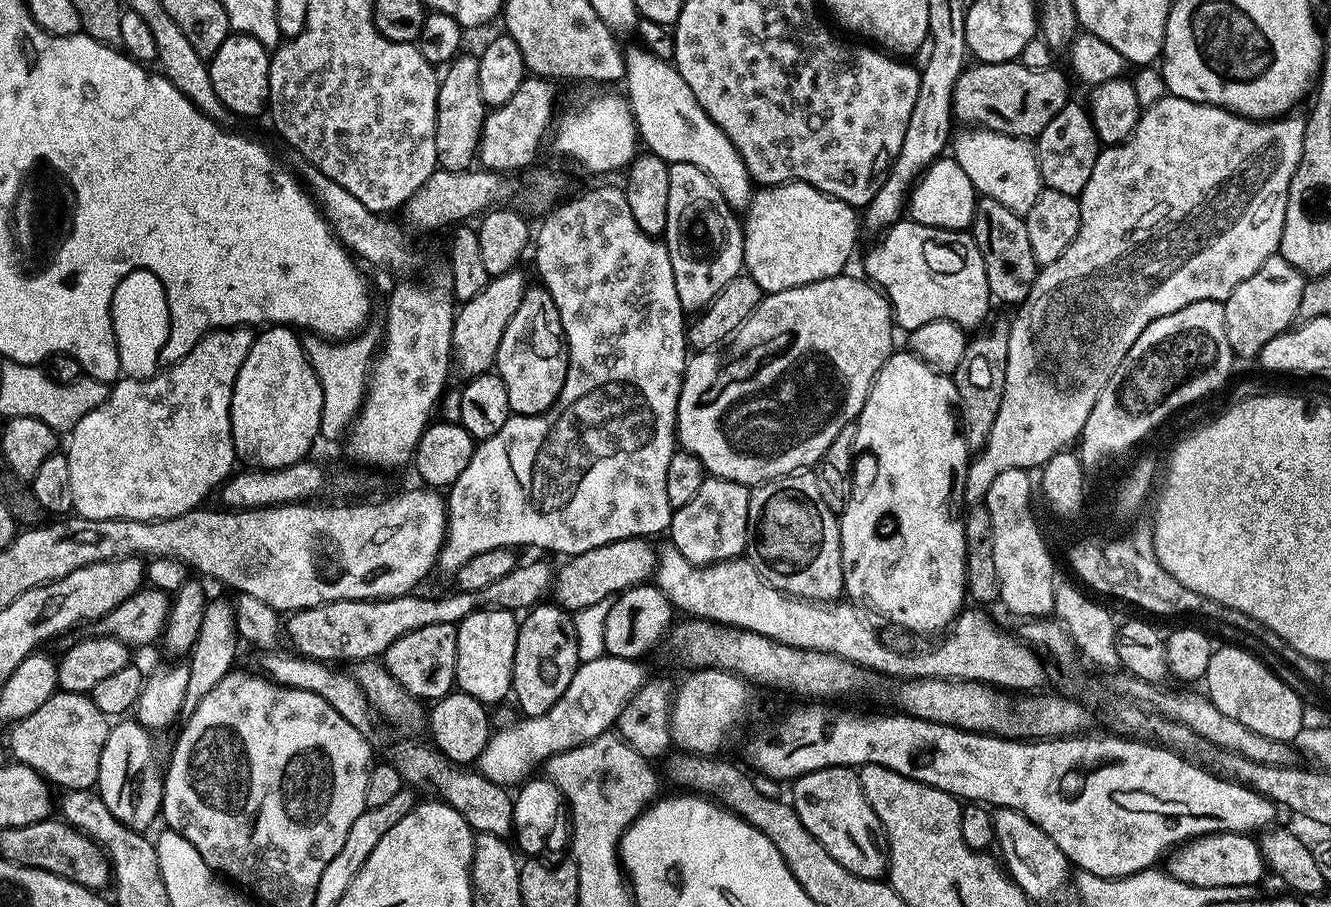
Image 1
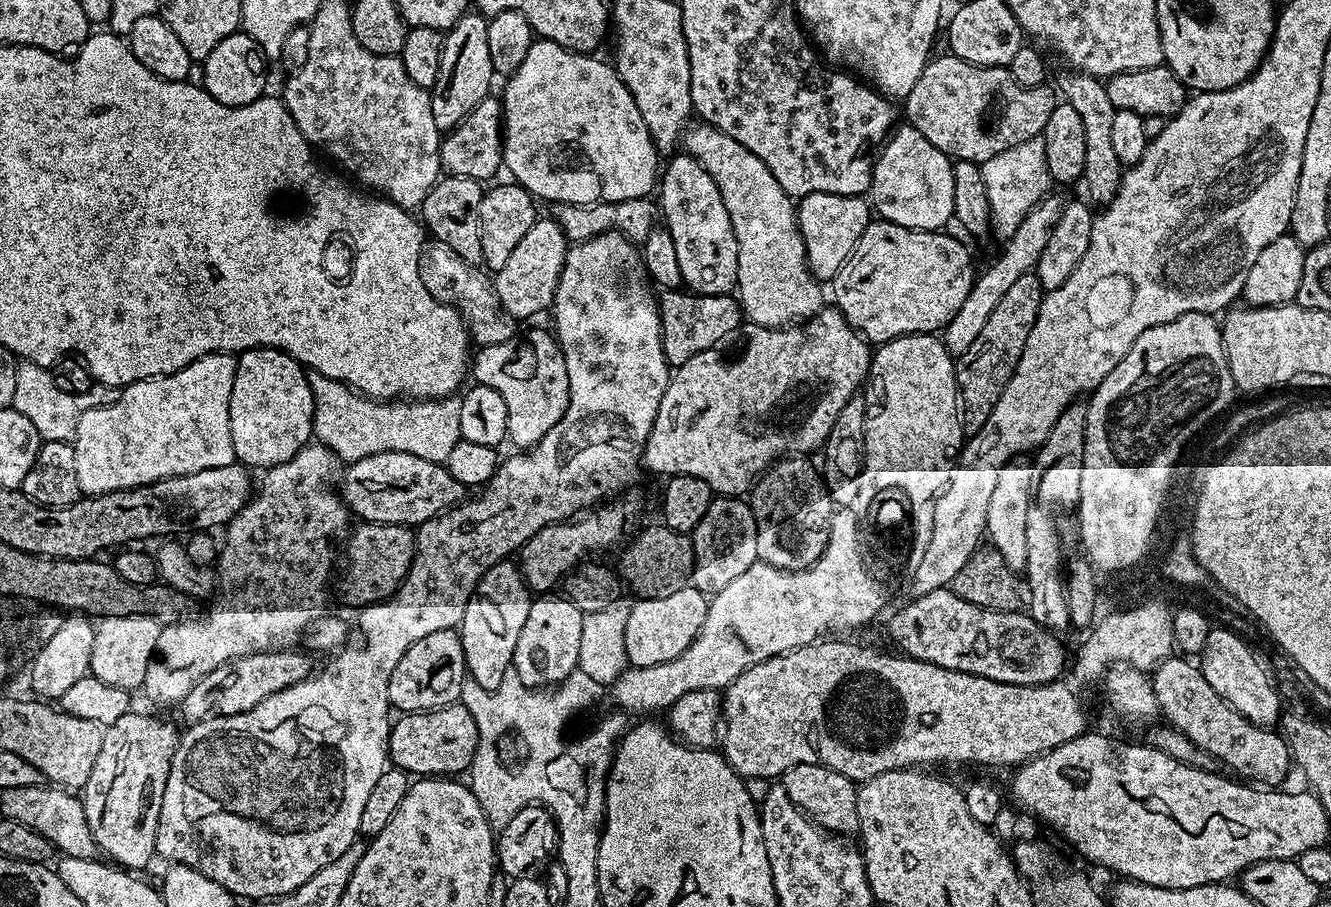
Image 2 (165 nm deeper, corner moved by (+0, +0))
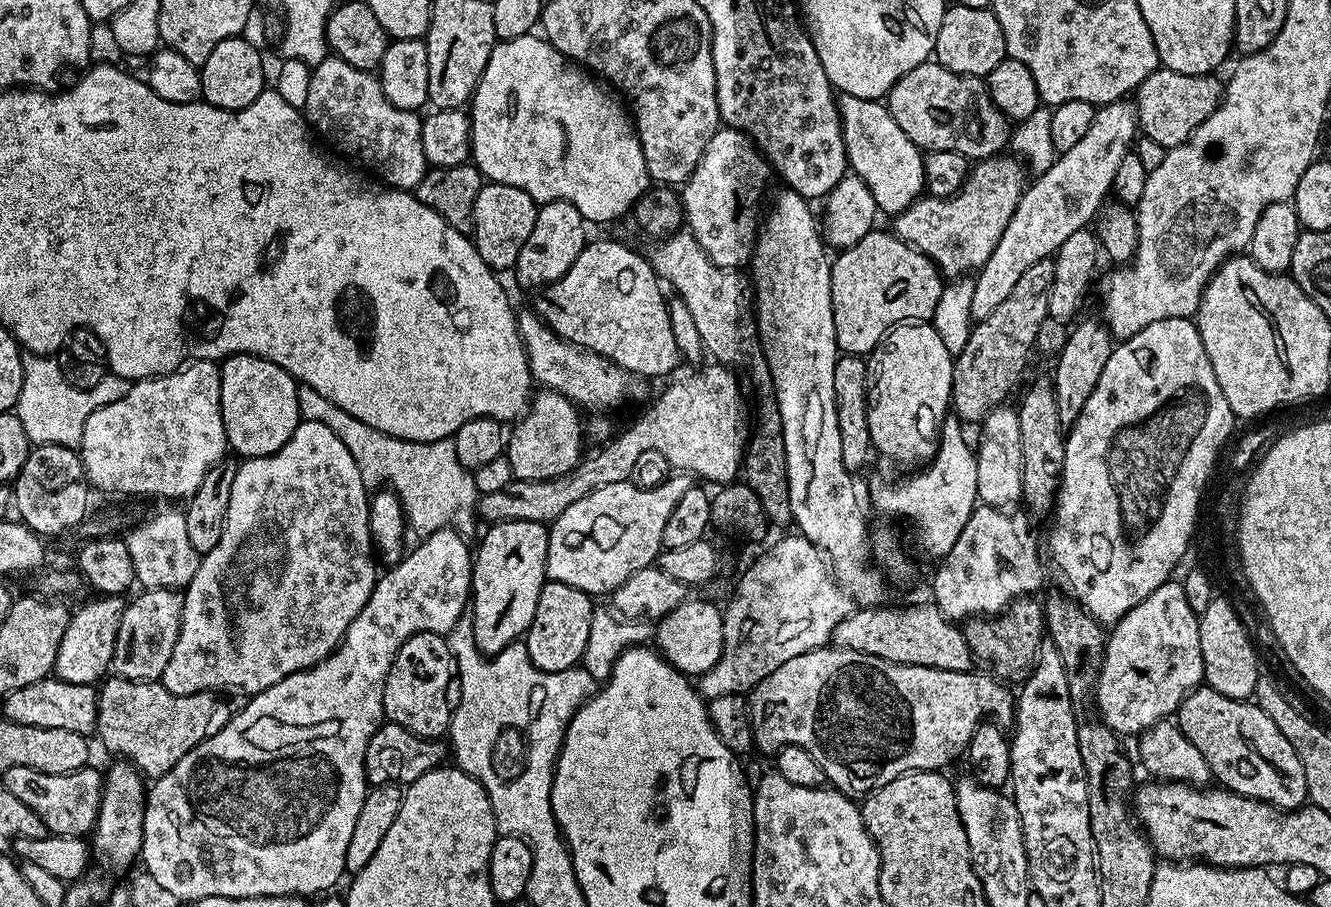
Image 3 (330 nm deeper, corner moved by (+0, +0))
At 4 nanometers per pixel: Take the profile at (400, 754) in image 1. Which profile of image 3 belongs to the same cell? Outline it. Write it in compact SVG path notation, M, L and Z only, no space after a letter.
M108 678L99 685L98 688L98 718L96 719L96 732L100 740L112 752L117 752L117 757L123 758L129 762L137 771L145 777L159 778L165 776L170 769L177 764L177 762L185 756L194 746L198 746L206 738L210 738L214 734L218 734L218 730L222 730L222 726L226 726L232 720L234 715L234 708L231 708L224 700L219 700L215 691L210 692L195 692L194 694L186 694L179 696L178 694L170 694L170 690L164 688L163 683L160 682L145 682L142 680L125 680L123 678Z

